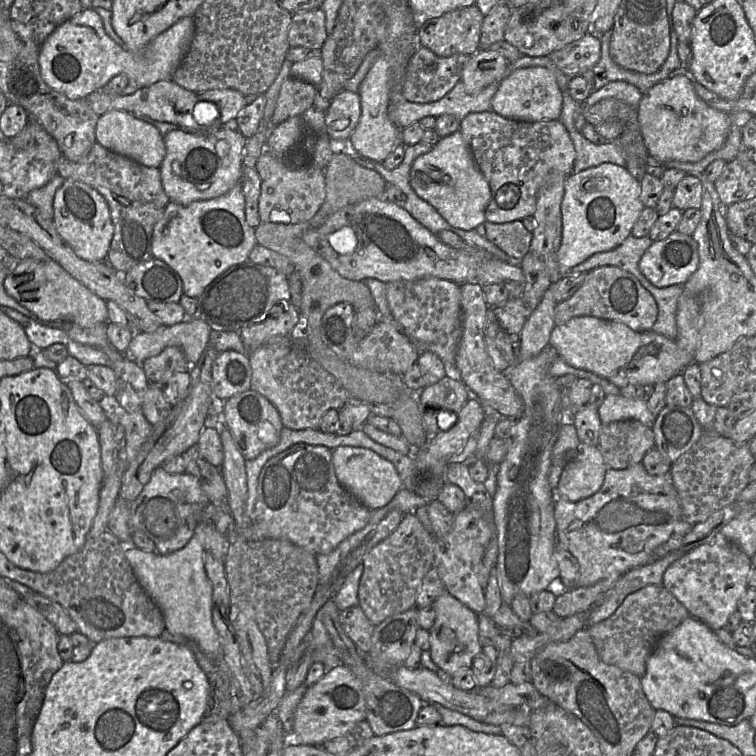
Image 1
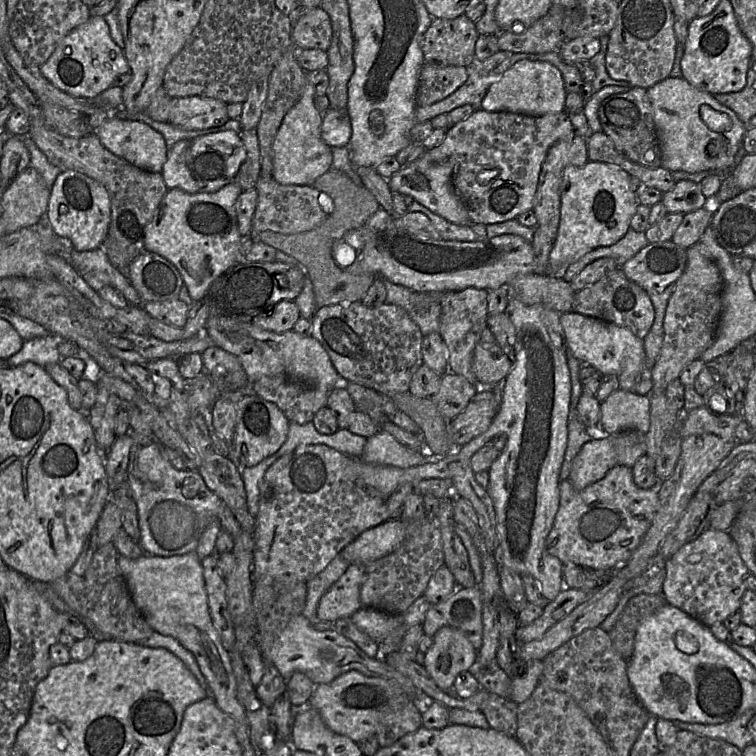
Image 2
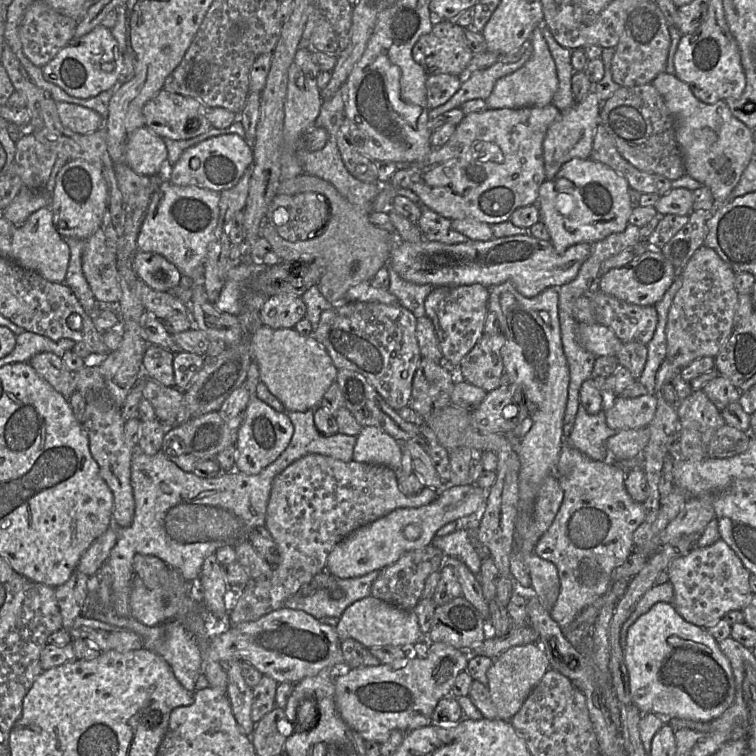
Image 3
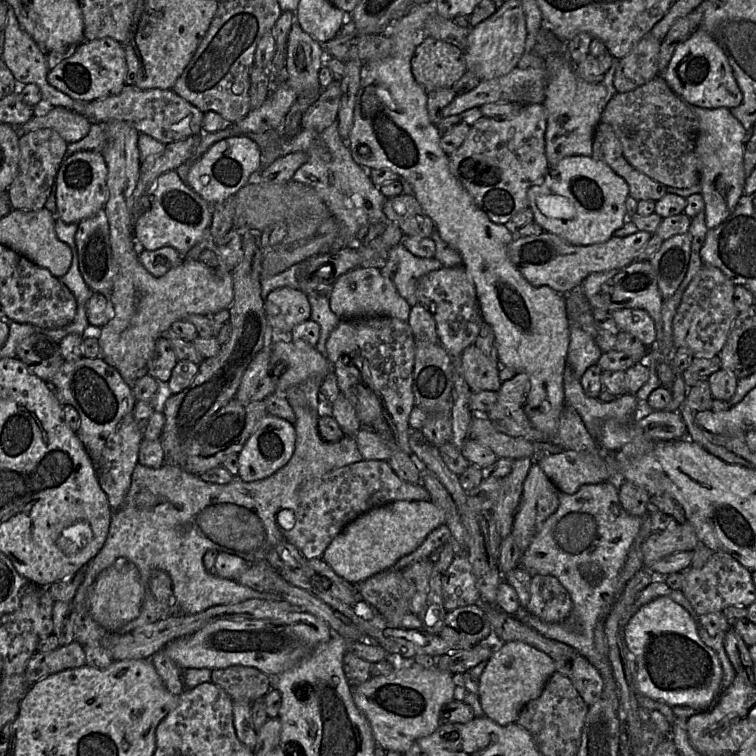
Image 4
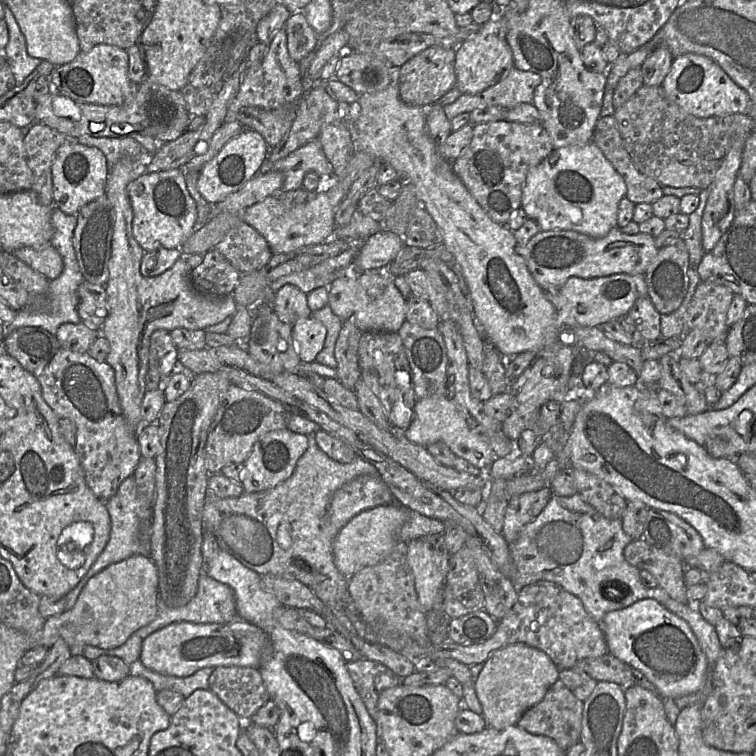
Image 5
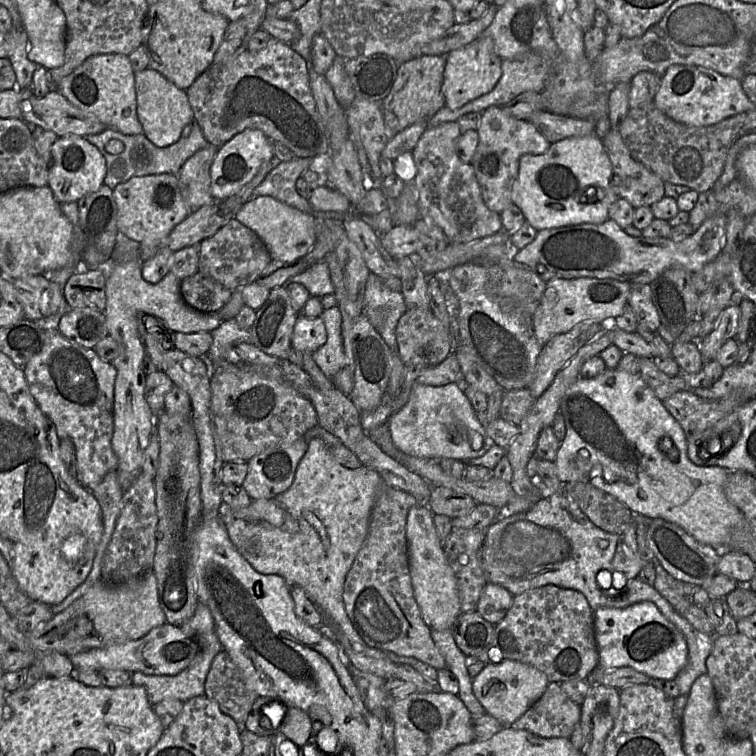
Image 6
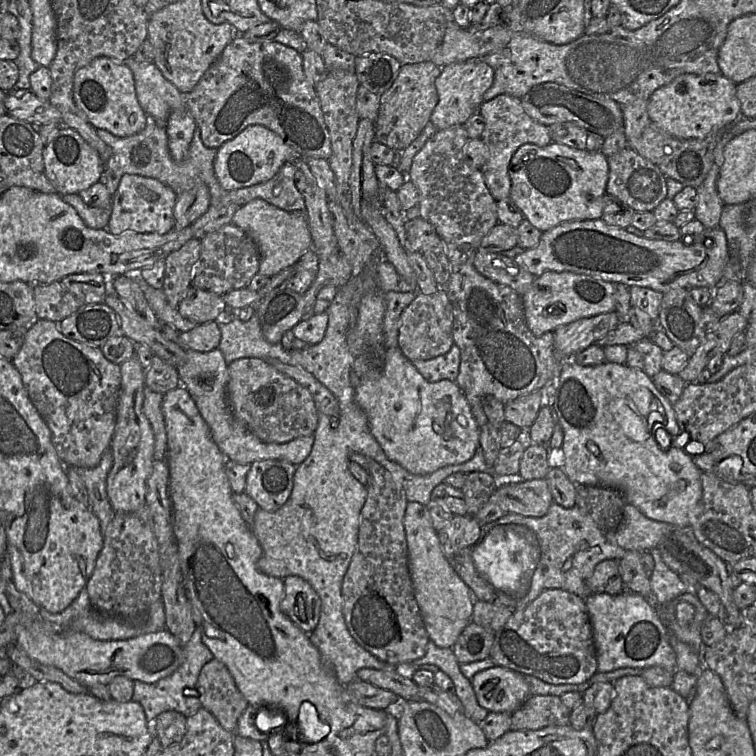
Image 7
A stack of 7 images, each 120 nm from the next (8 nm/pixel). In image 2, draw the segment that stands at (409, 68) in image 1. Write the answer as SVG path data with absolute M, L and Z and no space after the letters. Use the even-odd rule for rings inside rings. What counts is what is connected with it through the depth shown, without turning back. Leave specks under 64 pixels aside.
M425 63L418 80L416 92L417 106L430 106L447 98L462 86L467 78L467 67L444 67Z

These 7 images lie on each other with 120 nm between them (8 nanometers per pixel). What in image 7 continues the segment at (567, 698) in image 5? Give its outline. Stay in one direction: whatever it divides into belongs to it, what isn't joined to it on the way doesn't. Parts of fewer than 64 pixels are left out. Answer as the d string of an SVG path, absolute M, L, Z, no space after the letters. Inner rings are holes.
M554 695L530 696L512 714L511 730L539 730L570 724L571 710Z

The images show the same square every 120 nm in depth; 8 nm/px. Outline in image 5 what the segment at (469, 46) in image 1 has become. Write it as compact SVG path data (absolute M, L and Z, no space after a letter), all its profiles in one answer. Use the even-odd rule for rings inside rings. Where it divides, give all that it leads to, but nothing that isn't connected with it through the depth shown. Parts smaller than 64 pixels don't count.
M432 46L420 52L398 70L398 88L401 100L412 106L429 107L437 103L456 84L456 50Z

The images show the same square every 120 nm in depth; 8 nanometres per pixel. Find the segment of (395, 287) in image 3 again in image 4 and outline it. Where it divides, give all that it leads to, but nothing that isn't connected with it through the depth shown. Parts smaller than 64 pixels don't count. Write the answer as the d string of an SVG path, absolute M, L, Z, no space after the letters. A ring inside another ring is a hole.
M401 244L390 250L388 259L395 261L398 265L392 281L398 293L408 302L410 307L419 303L416 296L418 279L443 266L436 258L420 258L413 255Z

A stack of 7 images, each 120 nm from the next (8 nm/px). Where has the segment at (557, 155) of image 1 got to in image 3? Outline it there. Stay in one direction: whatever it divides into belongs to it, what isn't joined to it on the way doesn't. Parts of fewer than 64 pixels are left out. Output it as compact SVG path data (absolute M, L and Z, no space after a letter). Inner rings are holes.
M552 104L542 107L486 109L479 113L465 115L463 120L456 126L455 132L446 144L441 147L432 148L430 153L424 159L411 163L408 169L397 169L389 180L389 183L396 188L409 189L413 191L419 197L420 204L425 205L433 212L450 220L469 218L487 223L490 226L509 221L517 209L537 204L539 188L546 180L543 141L549 126L559 117L559 115L559 109Z

